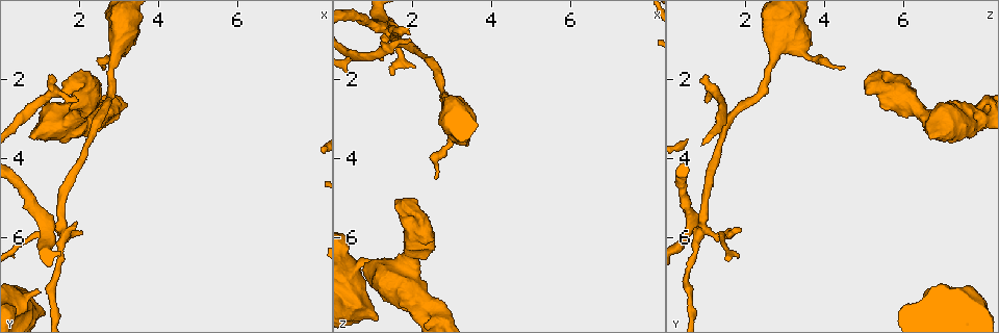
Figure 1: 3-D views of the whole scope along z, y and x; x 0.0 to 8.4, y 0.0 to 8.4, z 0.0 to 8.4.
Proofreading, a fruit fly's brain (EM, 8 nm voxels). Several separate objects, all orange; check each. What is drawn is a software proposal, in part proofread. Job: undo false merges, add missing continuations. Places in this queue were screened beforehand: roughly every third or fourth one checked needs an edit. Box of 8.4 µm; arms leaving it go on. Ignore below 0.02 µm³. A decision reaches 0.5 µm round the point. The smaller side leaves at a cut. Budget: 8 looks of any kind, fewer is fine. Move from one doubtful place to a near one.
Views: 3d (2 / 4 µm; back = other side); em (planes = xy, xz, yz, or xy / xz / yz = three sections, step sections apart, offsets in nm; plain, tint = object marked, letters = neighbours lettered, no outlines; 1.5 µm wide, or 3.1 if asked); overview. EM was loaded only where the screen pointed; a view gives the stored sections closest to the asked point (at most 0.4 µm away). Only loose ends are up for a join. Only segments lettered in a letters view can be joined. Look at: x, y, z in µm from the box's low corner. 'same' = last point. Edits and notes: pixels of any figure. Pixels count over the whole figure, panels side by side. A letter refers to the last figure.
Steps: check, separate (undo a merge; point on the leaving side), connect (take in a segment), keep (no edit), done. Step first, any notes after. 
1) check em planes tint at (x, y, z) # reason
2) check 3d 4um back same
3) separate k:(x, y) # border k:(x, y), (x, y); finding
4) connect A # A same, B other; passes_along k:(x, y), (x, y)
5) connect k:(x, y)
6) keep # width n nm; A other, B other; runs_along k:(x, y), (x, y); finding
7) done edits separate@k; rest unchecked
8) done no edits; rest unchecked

check em yz step 4 tint at (1.55, 5.75, 0.90)

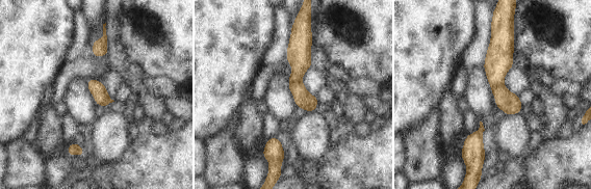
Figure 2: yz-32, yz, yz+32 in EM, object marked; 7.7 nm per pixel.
check em xy step 4 letters same

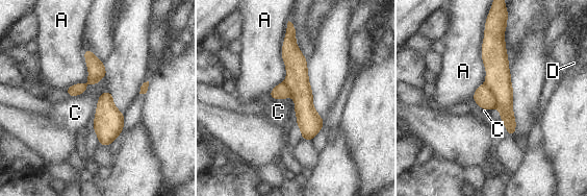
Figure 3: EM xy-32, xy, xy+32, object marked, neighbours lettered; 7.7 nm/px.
separate 3:(483, 96) # A other, C other, D other; border 3:(485, 83), (491, 91), (496, 106); a second neuron is stuck on

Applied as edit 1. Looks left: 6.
check overview # redraw

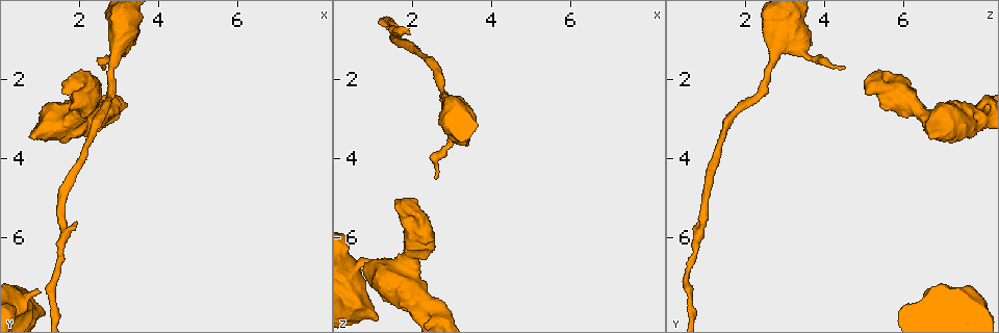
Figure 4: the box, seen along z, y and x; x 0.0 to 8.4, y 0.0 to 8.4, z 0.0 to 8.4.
check em planes tint at (1.00, 7.40, 6.60) # stops while still wide

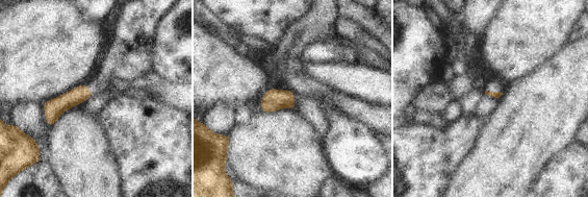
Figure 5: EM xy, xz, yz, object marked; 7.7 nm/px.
check em planes letters same # see the neighbours

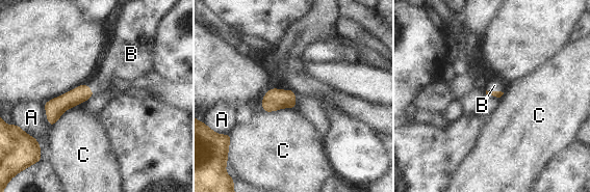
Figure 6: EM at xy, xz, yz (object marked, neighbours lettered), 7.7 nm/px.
connect B # longest_contact C 240 nm; A other, B same, C other; passes_along 6:(495, 93), (494, 91), (494, 85); it goes on there

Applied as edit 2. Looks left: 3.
check 3d 4um at (0.80, 3.50, 6.65) # stops while still wide

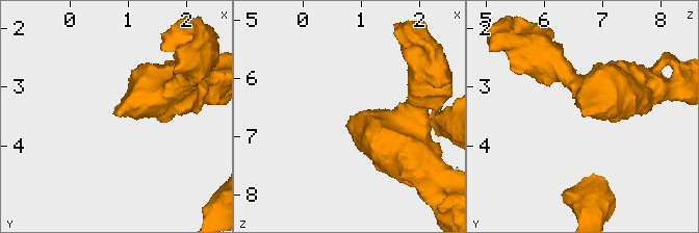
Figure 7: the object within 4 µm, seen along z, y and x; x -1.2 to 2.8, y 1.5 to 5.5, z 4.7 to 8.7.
check em yz step 8 plain at (0.80, 3.45, 6.70) # need the tissue

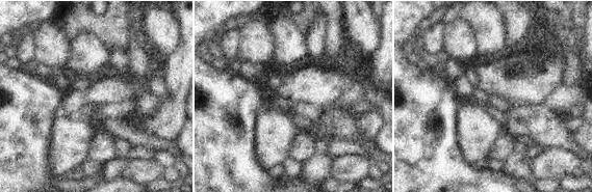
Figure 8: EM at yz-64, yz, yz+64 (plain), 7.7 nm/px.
check em yz step 8 letters same

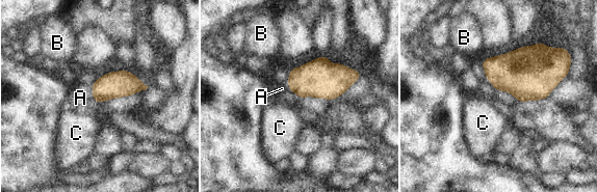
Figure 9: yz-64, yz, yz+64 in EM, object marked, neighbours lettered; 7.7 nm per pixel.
connect A # A same, B other, C other; passes_along 9:(114, 84), (93, 93), (80, 98); it goes on there

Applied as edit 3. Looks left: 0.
done edits separate@3, connect@6, connect@9; rest unchecked

